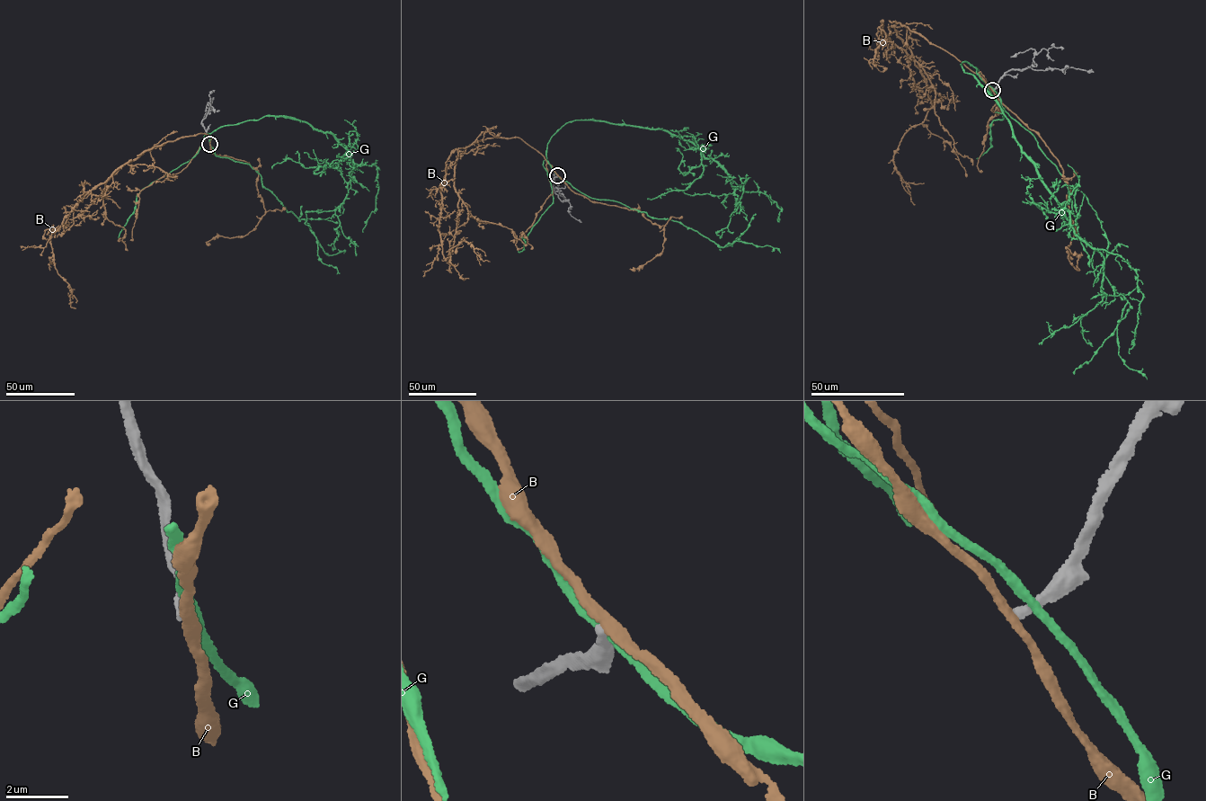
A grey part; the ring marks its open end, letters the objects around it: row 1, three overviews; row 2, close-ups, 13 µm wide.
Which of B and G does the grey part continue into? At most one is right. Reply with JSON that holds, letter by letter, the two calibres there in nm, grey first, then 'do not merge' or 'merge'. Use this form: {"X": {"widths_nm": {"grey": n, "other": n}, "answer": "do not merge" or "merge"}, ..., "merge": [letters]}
{"B": {"widths_nm": {"grey": 300, "other": 320}, "answer": "do not merge"}, "G": {"widths_nm": {"grey": 440, "other": 280}, "answer": "do not merge"}, "merge": []}

